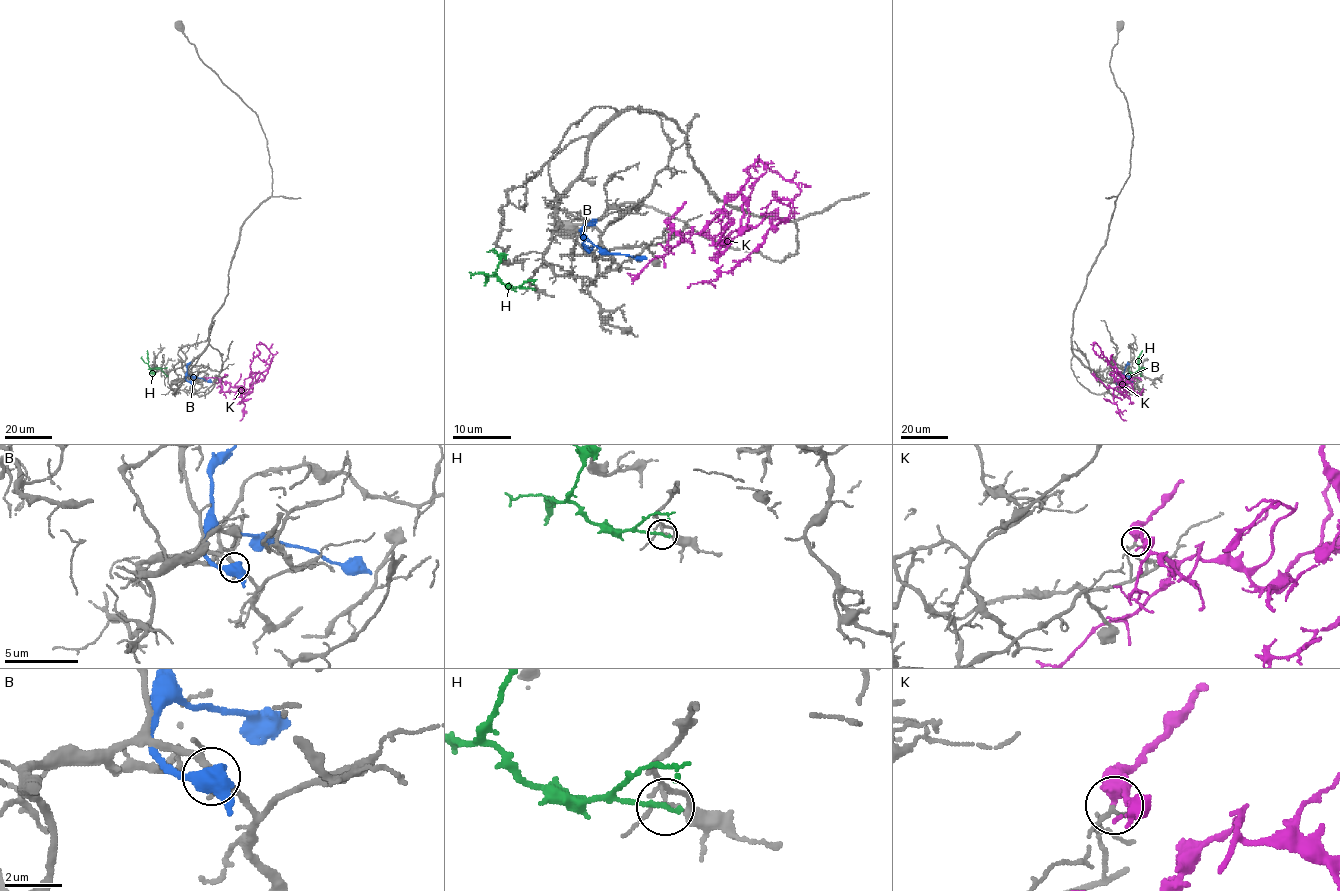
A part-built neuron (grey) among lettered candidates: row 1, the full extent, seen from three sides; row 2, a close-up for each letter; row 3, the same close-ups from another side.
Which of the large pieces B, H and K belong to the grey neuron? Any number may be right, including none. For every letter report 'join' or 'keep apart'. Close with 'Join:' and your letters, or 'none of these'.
B: keep apart
H: keep apart
K: keep apart
Join: none of these

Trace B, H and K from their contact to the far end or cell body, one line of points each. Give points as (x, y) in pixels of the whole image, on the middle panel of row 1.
B: (592, 225), (586, 223), (580, 231), (595, 245), (610, 253), (646, 259)
H: (530, 288), (507, 286), (489, 275), (486, 275), (485, 284)
K: (667, 226), (686, 240), (706, 234), (722, 244), (775, 212), (785, 219), (730, 270), (687, 288)

